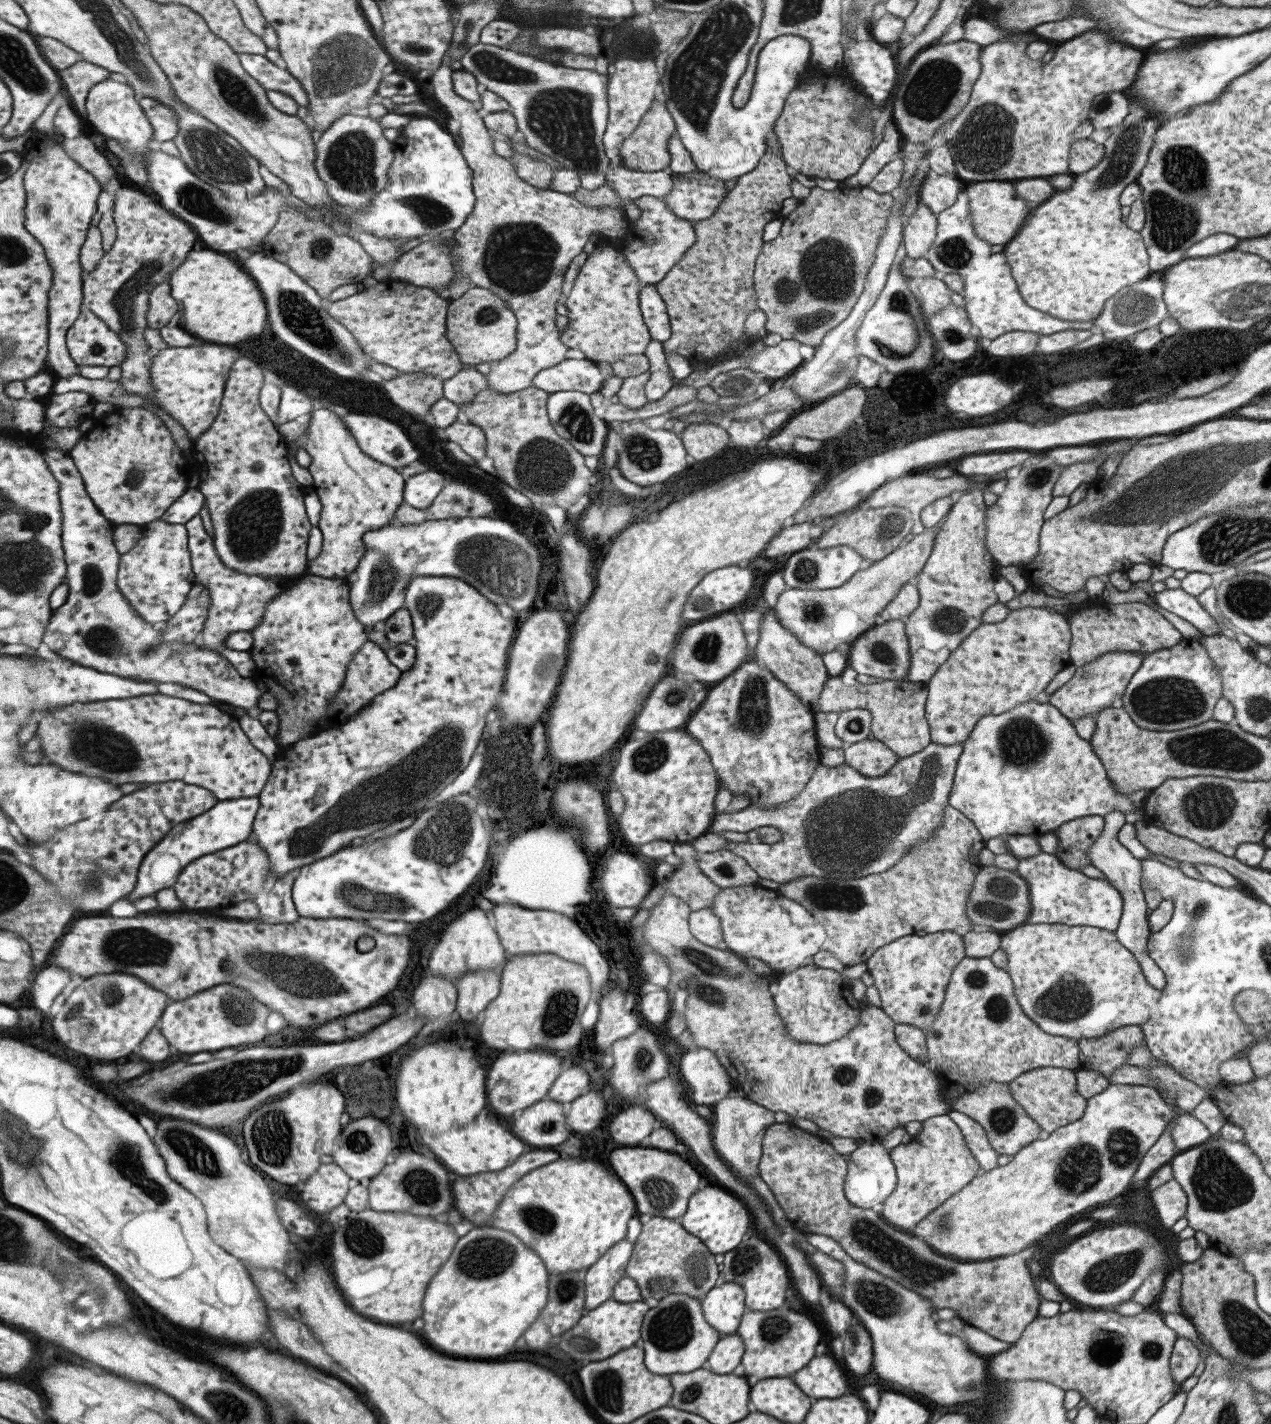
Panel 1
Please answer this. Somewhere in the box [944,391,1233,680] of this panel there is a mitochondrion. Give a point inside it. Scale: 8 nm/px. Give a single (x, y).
(1124, 511)

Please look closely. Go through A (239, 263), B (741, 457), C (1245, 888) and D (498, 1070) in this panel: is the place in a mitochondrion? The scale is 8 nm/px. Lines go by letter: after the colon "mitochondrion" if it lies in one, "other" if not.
A: other
B: other
C: other
D: other

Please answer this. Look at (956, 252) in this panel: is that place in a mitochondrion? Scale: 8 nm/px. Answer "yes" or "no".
yes

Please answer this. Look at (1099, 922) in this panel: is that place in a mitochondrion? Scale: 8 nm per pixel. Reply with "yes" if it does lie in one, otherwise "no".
no

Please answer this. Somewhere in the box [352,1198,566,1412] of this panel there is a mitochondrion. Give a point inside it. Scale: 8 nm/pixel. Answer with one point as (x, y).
(483, 1257)

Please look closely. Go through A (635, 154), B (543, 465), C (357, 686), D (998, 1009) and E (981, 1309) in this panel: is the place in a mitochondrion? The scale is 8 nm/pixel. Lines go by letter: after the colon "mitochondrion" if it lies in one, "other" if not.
A: other
B: mitochondrion
C: other
D: mitochondrion
E: other

